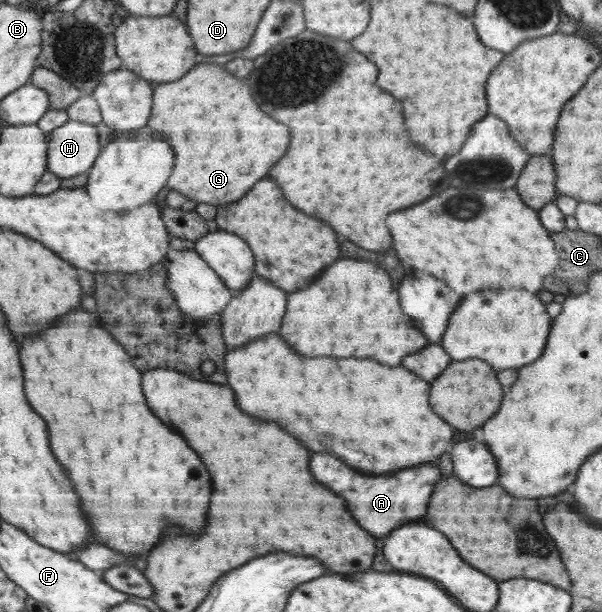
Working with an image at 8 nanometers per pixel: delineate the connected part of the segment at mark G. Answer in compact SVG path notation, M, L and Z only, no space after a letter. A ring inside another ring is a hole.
M200 63L183 78L168 83L159 83L153 90L151 116L146 124L154 131L167 136L167 142L175 150L175 168L166 185L170 191L179 191L198 204L225 206L245 196L257 180L261 180L269 168L287 152L291 132L285 124L273 120L253 102L249 86L231 76L222 65Z

